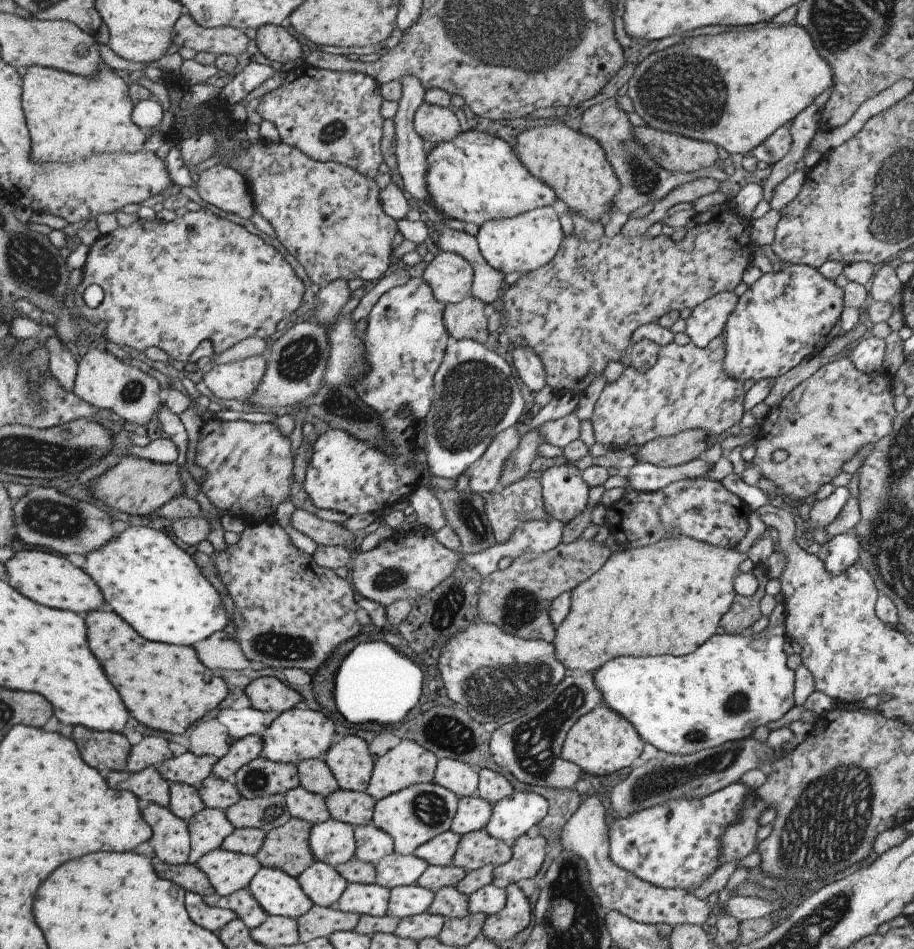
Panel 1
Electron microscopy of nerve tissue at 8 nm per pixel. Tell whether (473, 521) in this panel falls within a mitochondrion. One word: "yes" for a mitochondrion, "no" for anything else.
yes

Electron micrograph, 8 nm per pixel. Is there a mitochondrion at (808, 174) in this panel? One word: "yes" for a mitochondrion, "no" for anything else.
no

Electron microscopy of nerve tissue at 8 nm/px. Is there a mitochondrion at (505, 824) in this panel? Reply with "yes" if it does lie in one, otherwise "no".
no

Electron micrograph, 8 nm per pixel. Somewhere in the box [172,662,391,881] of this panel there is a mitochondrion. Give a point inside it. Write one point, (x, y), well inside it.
(255, 780)

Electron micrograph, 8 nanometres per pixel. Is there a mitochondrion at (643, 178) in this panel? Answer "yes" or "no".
yes

